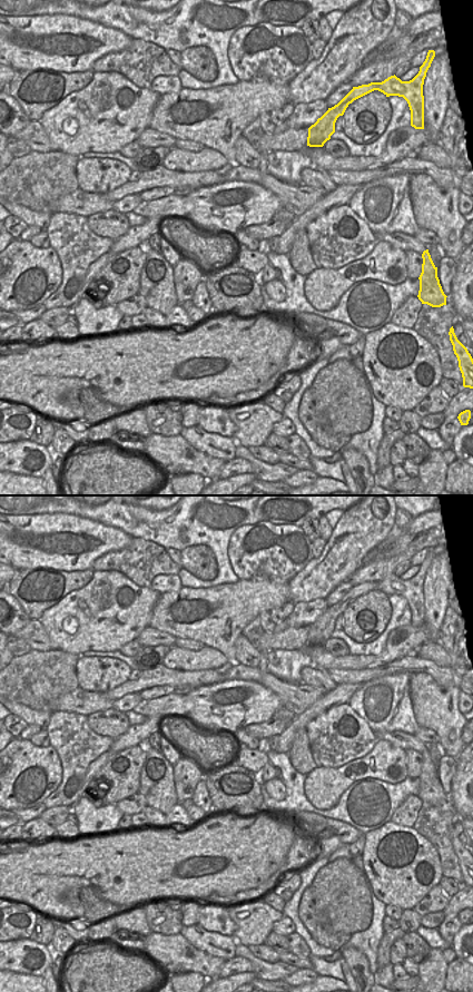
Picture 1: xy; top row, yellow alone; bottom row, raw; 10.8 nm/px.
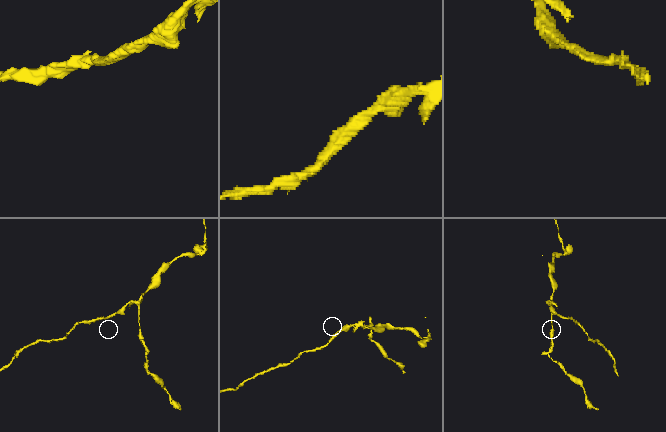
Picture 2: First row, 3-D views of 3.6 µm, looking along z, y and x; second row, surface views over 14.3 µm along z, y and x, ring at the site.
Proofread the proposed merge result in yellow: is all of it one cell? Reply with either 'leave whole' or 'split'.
split

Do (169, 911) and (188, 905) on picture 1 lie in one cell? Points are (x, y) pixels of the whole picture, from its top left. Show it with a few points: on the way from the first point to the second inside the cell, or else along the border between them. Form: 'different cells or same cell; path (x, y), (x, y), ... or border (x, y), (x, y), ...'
different cells; border (183, 901), (181, 926)

